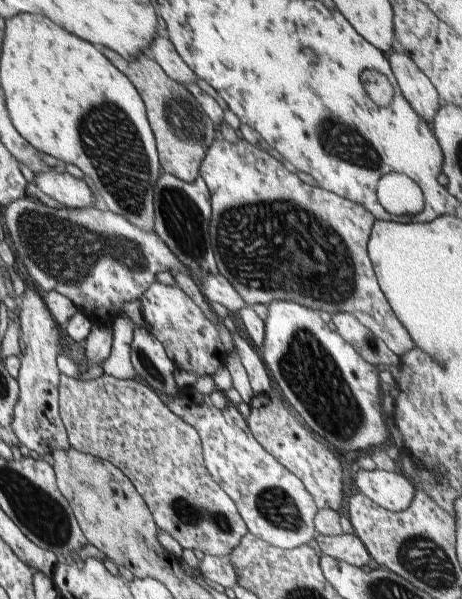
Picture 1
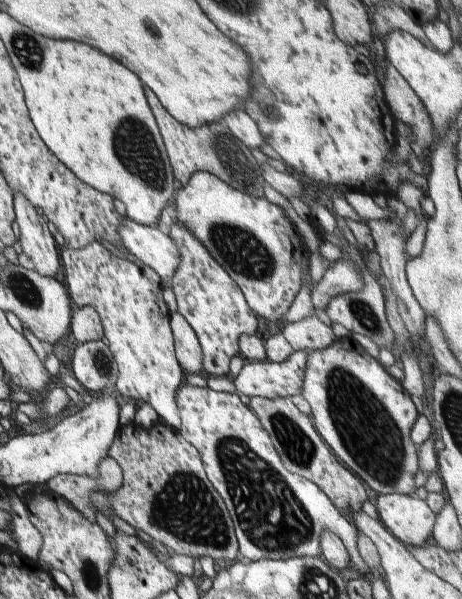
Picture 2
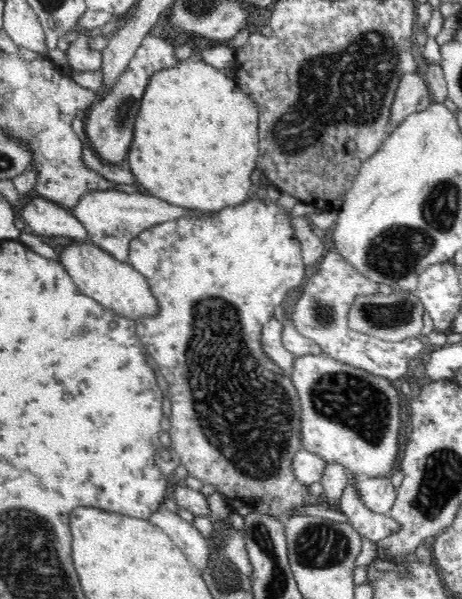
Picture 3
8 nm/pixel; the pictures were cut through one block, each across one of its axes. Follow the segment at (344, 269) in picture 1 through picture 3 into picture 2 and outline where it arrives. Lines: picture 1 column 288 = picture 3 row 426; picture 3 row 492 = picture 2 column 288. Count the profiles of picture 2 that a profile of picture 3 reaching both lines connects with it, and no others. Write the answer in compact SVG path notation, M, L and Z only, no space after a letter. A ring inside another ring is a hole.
M207 171L192 174L188 183L179 188L176 202L176 222L184 224L210 252L210 256L238 284L250 309L266 320L278 321L293 305L303 284L303 274L309 266L311 252L284 210L266 200L265 196L250 196L225 184Z

